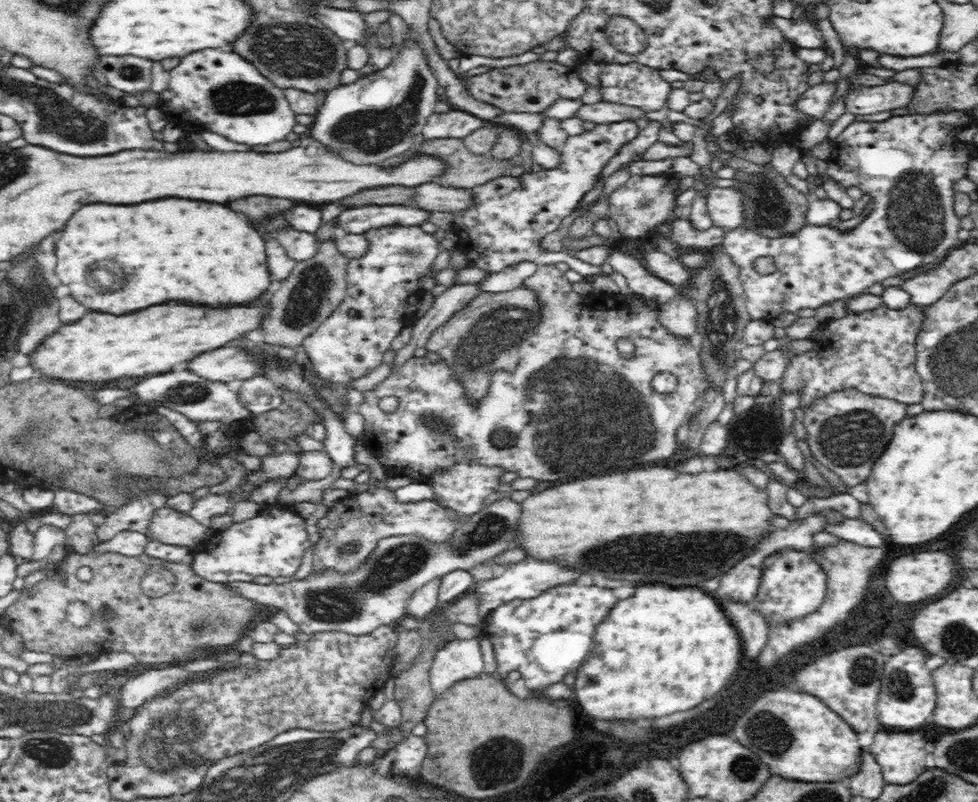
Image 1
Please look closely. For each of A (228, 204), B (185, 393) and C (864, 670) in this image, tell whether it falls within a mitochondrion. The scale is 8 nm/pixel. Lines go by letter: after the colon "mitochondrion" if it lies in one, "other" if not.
A: other
B: mitochondrion
C: mitochondrion

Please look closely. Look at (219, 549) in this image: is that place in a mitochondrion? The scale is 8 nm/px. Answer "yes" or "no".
no

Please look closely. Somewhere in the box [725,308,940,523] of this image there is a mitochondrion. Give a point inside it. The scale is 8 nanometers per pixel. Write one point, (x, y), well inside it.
(851, 438)

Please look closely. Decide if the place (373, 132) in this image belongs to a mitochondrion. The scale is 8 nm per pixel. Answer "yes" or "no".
yes

